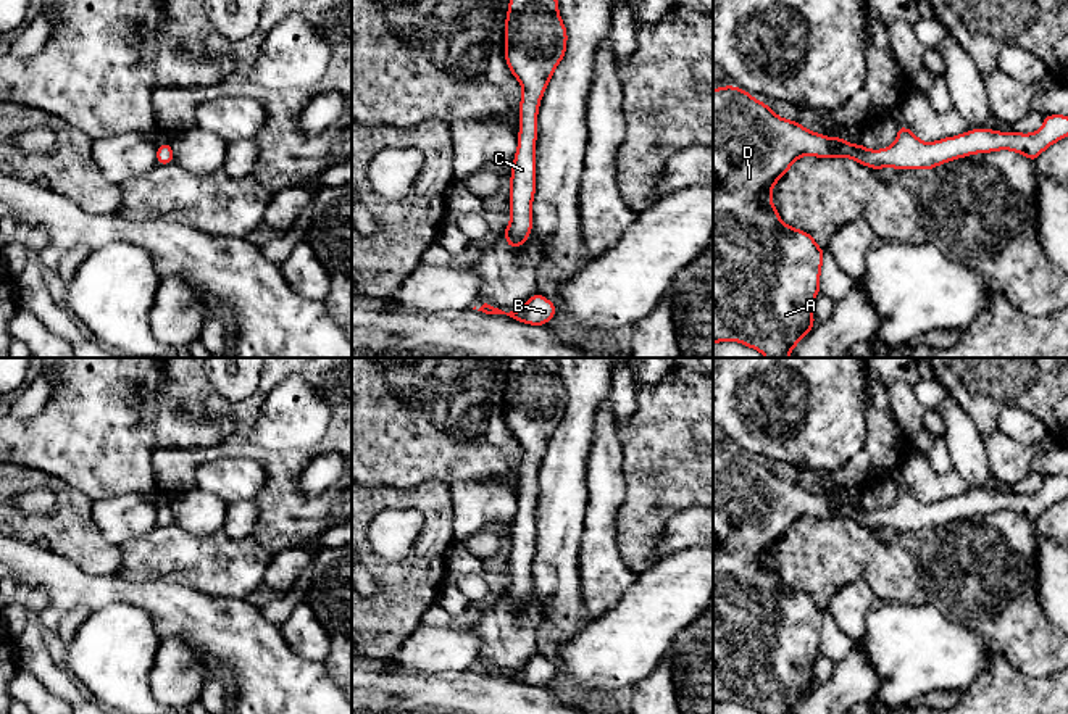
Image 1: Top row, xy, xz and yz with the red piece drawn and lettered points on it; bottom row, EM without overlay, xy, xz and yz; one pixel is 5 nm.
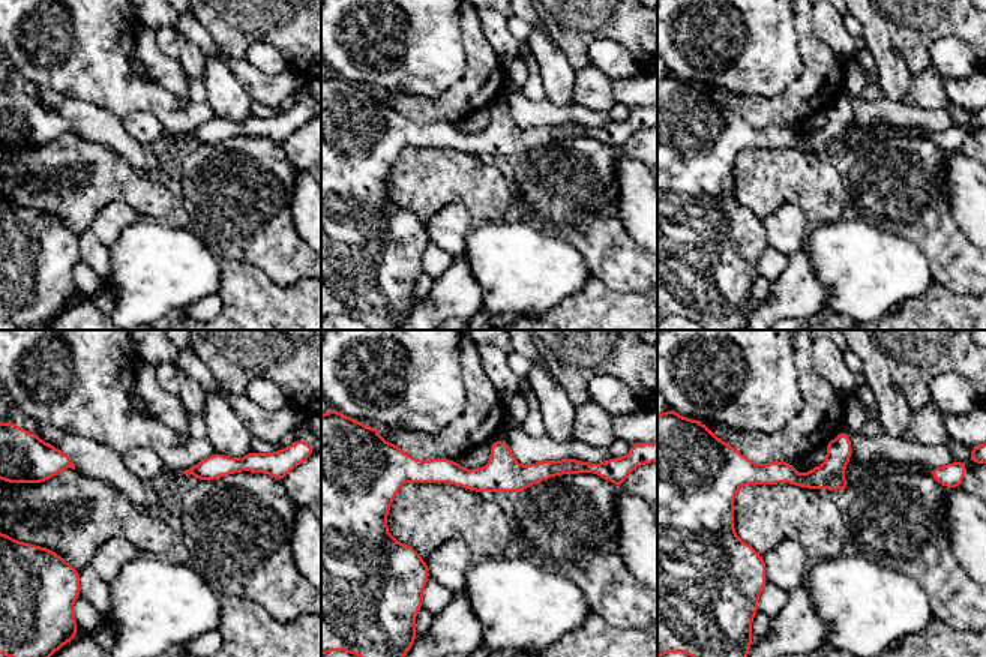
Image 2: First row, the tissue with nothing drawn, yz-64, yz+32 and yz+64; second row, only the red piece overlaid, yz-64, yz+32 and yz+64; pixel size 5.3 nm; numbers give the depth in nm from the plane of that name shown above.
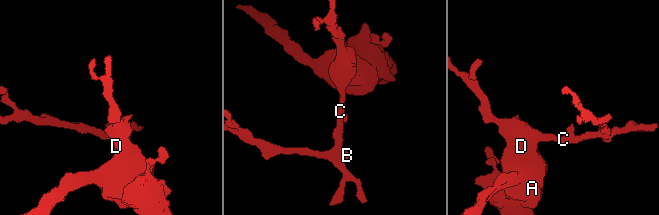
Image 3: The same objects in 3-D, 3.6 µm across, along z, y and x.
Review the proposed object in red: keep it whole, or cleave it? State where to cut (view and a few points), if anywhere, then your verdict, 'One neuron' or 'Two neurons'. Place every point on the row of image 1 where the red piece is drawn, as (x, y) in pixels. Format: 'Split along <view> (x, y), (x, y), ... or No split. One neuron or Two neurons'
No split. One neuron

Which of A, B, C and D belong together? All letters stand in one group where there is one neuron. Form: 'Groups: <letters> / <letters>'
Groups: A B C D

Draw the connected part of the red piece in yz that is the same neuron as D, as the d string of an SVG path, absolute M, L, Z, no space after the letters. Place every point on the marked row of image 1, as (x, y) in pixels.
M734 85L713 89L713 345L734 340L766 358L789 358L794 347L813 329L813 300L820 293L824 250L815 239L781 221L771 200L773 185L803 155L852 158L876 171L892 166L929 171L942 163L1012 150L1036 161L1052 143L1068 137L1068 116L1049 114L1033 134L971 129L931 143L899 126L889 148L868 150L842 137L828 139L797 121L779 118L768 105Z

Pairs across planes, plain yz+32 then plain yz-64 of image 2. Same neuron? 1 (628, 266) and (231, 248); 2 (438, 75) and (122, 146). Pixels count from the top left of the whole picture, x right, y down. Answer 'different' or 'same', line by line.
1: same
2: different

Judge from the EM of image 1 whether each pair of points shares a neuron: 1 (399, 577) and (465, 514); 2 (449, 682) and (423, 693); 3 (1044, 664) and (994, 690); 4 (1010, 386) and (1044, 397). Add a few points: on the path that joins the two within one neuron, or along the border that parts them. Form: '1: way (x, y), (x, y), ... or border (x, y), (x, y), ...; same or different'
1: border (449, 489), (455, 539); different
2: way (442, 689), (438, 693), (429, 693); same
3: border (996, 651), (1030, 676), (1051, 676); different
4: way (1018, 386), (1036, 389); same

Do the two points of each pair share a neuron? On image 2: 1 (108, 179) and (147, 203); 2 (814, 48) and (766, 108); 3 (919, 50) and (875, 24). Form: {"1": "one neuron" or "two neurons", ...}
{"1": "one neuron", "2": "one neuron", "3": "two neurons"}

